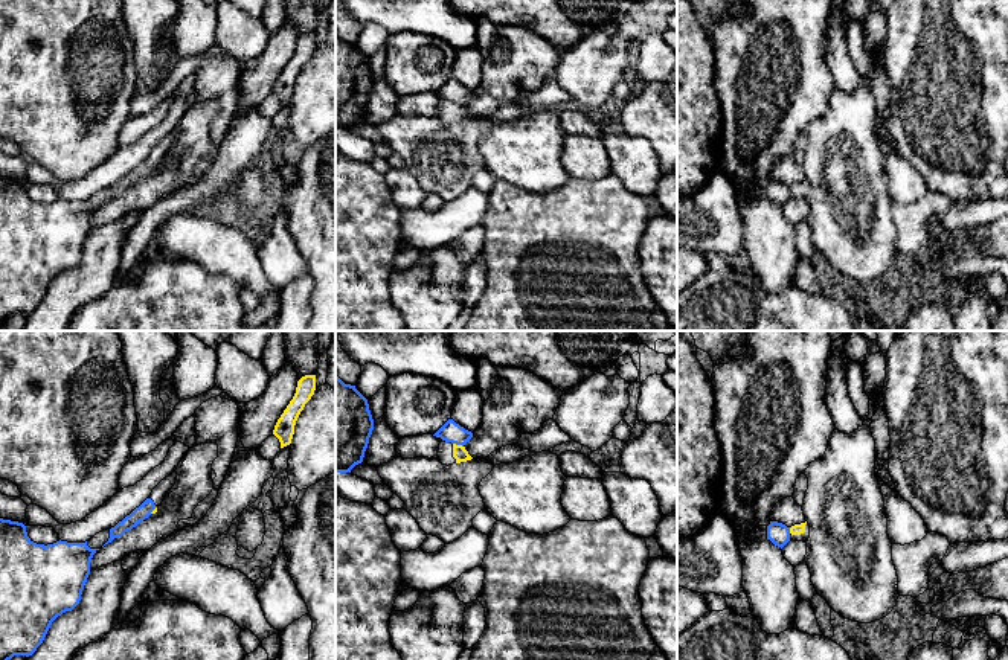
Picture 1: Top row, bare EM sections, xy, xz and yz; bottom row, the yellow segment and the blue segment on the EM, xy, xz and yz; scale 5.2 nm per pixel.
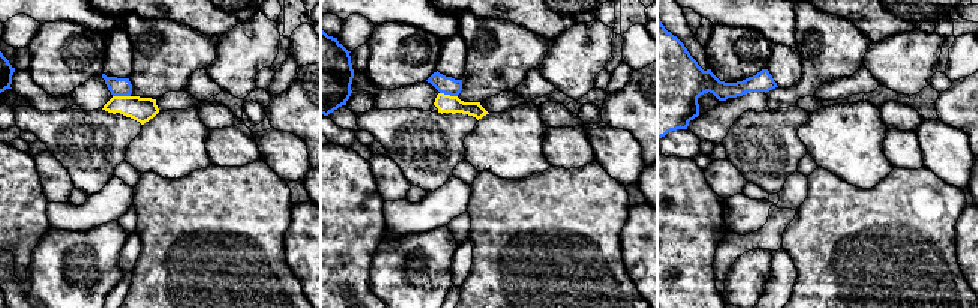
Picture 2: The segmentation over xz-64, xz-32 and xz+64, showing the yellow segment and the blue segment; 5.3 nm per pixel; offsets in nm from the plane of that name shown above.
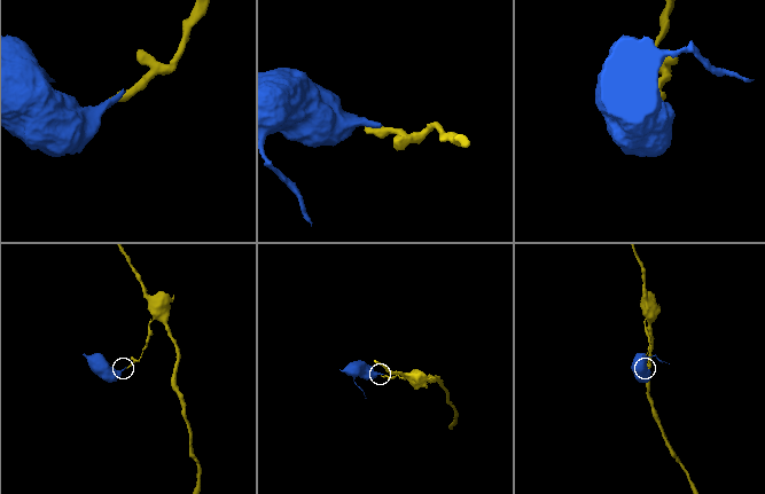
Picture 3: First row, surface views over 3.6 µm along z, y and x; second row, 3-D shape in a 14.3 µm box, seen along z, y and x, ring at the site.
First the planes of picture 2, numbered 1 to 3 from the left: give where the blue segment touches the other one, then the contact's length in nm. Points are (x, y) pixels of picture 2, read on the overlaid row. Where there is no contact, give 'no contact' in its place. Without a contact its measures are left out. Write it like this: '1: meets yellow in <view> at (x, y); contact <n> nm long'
1: meets yellow in xz-64 at (122, 96); contact 100 nm long
2: meets yellow in xz-32 at (449, 95); contact 100 nm long
3: no contact

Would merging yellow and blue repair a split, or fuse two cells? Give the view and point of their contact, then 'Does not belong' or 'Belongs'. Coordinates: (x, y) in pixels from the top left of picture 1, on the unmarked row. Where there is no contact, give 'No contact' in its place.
Touches yellow at xz (458, 104). Does not belong

